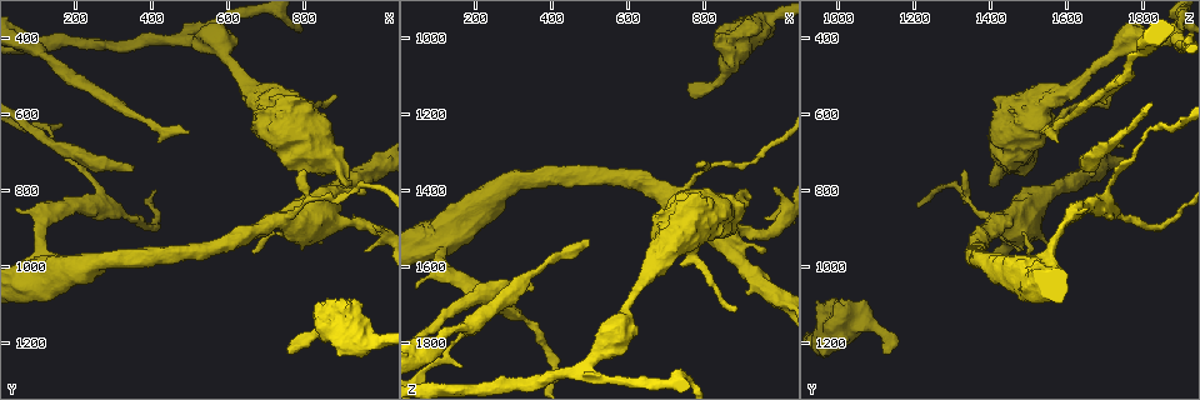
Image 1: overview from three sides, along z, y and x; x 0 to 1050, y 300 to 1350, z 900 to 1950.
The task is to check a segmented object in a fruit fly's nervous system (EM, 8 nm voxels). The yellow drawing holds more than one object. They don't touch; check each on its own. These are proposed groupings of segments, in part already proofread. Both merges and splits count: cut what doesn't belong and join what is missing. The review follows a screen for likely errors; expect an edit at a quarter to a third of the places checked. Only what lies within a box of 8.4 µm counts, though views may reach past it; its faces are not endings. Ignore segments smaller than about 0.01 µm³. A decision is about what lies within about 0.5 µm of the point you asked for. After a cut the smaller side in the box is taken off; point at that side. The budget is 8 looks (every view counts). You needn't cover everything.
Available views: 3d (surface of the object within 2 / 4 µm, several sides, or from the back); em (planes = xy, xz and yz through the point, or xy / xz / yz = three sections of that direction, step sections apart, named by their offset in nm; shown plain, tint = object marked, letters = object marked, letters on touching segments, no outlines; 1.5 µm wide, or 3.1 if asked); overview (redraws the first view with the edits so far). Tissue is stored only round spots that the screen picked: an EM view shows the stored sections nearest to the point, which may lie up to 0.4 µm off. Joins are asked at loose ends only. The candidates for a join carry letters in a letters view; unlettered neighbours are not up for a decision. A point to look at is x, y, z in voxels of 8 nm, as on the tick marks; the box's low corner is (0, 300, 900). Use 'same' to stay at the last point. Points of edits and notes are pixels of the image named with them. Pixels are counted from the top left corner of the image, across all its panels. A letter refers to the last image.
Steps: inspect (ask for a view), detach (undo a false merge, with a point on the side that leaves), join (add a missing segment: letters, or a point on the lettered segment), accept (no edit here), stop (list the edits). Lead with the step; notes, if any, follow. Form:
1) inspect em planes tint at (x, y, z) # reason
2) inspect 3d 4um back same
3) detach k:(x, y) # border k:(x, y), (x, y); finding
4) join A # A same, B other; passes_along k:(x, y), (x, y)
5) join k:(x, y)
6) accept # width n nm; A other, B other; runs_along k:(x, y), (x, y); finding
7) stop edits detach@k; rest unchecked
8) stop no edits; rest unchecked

inspect 3d 2um at (120, 875, 1600) # sharp bend

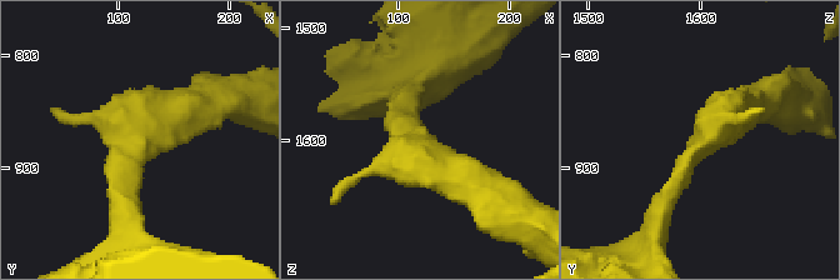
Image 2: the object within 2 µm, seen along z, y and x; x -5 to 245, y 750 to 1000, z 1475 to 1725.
inspect em xz step 8 tint at (122, 880, 1608) # need the tissue

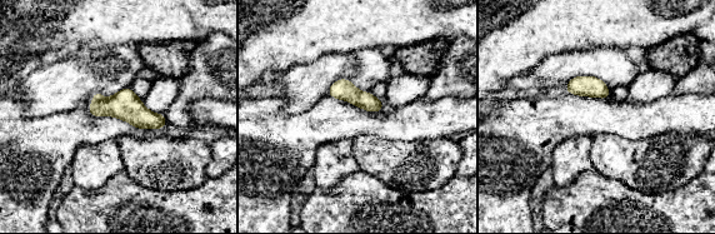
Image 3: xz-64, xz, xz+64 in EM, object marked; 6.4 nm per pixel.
inspect em planes letters same

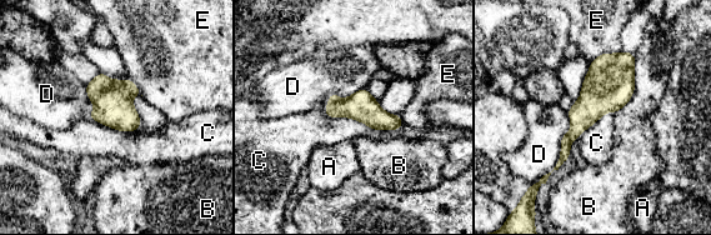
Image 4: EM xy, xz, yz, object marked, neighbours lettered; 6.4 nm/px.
accept # A other, B other, C other, D other, E other; border 4:(324, 108), (375, 129), (402, 124); one cell here

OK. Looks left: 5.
inspect 3d 2um at (90, 420, 1815) # calibre changes

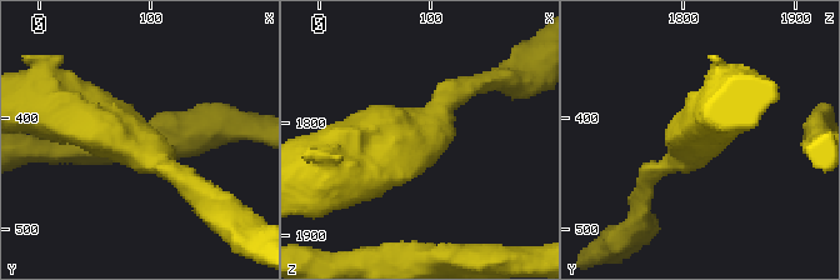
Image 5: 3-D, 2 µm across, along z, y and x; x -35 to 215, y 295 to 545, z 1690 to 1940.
inspect em planes letters at (86, 424, 1816) # arm_widths 170, 420 nm; need the tissue

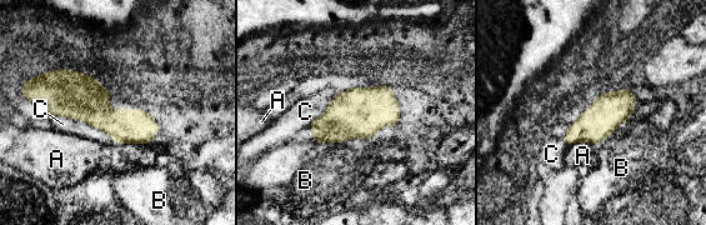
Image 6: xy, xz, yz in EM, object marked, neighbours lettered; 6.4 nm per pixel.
accept # longest_contact C 440 nm; A other, B other, C other; border 6:(370, 139), (311, 141); all the same cell

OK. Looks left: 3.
inspect 3d 2um at (340, 750, 1645) # an open end

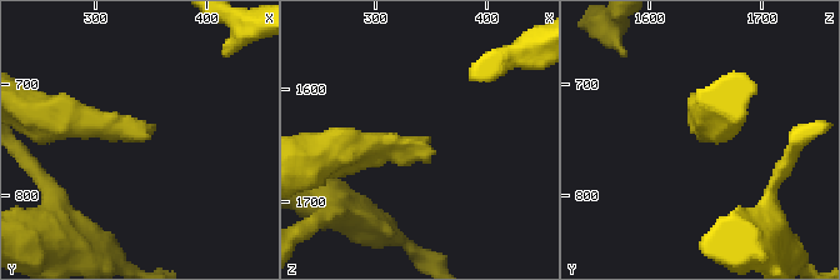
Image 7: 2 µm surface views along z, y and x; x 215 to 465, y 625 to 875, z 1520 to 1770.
inspect em planes letters at (344, 748, 1640)

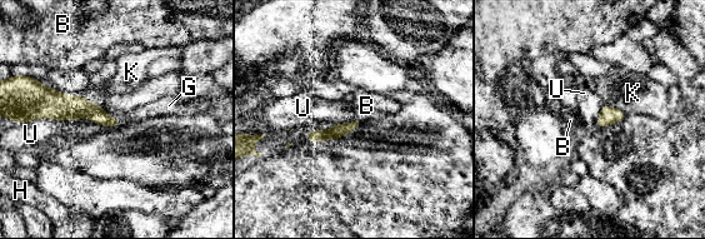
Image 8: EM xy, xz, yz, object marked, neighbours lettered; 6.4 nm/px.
join G # B other, G same, H other, K other, U other; passes_along 8:(83, 108), (119, 122), (154, 109); the cell continues

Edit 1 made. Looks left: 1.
inspect em planes letters at (615, 485, 1670) # sudden change in width

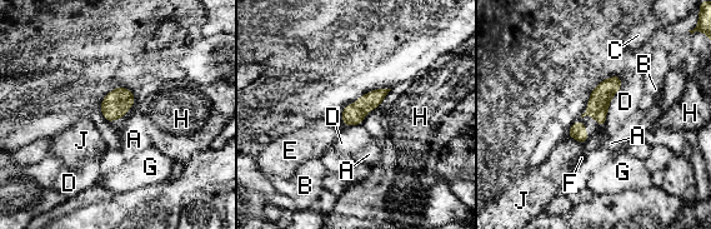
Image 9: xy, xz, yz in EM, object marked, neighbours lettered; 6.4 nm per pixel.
accept # width 130 nm; A other, B other, C other, D other, E other, F other, G other, H other, J other; border 9:(376, 106), (366, 113), (361, 123); continuous, no second cell

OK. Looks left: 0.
stop edits join@8; rest unchecked

